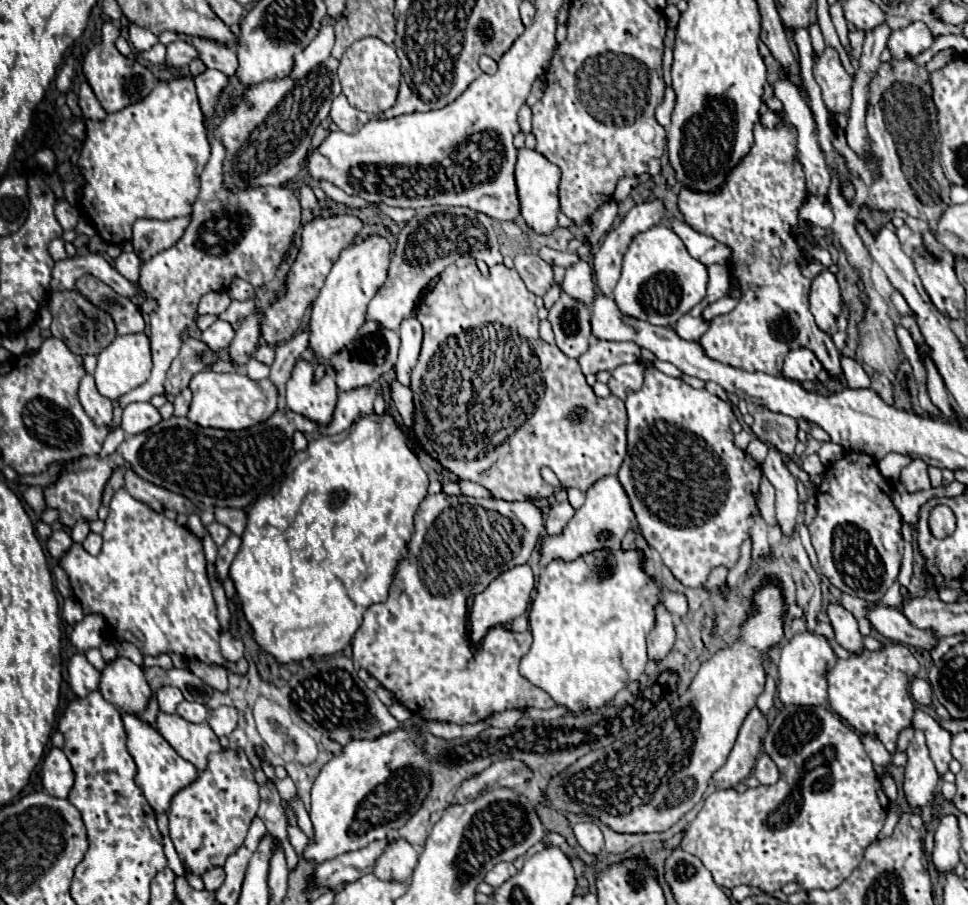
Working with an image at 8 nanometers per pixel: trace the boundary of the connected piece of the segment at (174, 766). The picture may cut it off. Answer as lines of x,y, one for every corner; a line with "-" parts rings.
124,712
122,722
124,722
124,728
126,728
126,736
128,736
128,752
136,762
136,784
144,792
148,804
156,812
166,812
172,796
180,788
184,788
186,784
196,780
198,770
190,762
186,762
182,756
178,756
178,752
160,736
160,732
156,728
146,724
136,714

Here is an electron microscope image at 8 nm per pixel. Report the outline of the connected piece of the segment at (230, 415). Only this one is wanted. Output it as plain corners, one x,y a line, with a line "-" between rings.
200,372
190,380
192,390
192,404
188,418
200,426
222,428
222,430
240,430
250,428
258,422
268,420
276,412
278,390
276,386
266,380
252,380
246,374
218,374
218,372

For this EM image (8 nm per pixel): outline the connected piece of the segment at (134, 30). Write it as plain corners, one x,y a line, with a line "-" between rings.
130,24
128,32
130,32
130,42
132,42
132,46
134,46
138,52
146,52
146,50
150,50
154,44
158,44
158,38
156,38
150,30
146,30
146,28
138,28
136,24

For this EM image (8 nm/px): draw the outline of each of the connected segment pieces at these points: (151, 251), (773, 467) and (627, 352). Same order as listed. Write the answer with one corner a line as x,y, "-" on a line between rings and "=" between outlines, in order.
190,216
172,220
136,220
134,222
134,252
140,260
150,260
150,256
172,248
190,224
=
770,448
768,458
762,464
764,476
776,488
776,518
784,534
790,534
796,524
798,516
798,492
796,492
796,478
790,474
782,452
=
592,340
586,354
578,358
584,376
598,374
600,370
612,372
620,364
632,364
640,360
642,348
634,342
606,342

